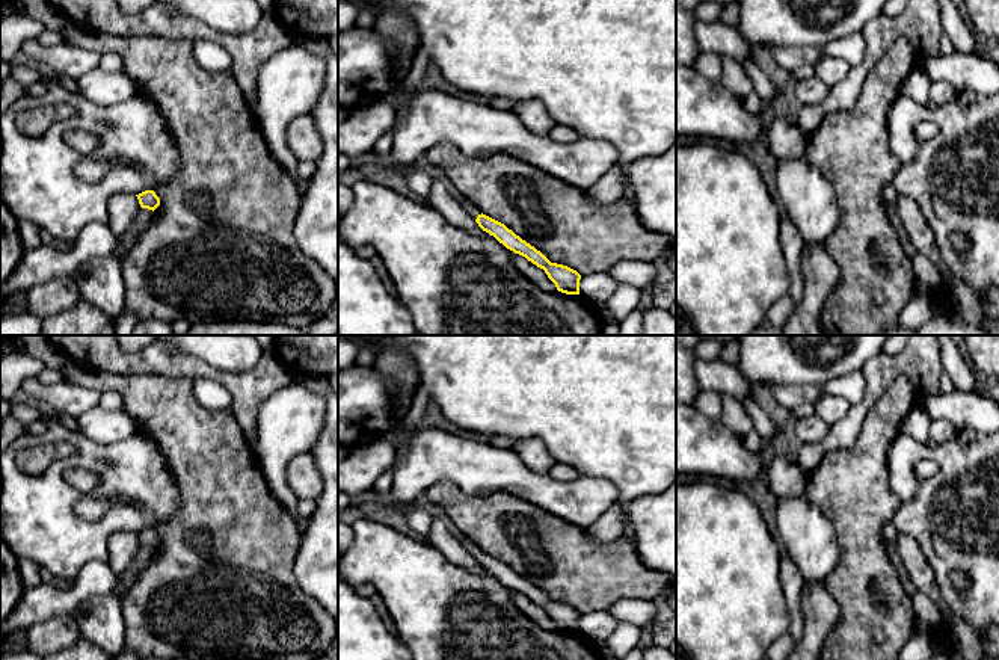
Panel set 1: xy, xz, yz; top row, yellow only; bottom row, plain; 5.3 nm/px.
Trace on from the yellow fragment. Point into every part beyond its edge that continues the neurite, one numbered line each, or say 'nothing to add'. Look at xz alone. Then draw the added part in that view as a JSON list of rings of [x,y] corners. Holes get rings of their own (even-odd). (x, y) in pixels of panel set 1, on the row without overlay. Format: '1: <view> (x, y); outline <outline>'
1: xz (467, 544); outline [[[466,536],[462,538],[460,541],[462,547],[475,559],[478,553],[481,553],[481,550],[472,542],[469,541]]]

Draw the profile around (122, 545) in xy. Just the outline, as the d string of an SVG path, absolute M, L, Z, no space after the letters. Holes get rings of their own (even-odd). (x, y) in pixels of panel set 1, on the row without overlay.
M115 532L110 535L109 542L109 566L116 575L121 575L131 565L140 542L136 533Z

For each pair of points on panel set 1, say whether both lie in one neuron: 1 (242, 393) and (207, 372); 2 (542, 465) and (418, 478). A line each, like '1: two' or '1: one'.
1: one
2: two

